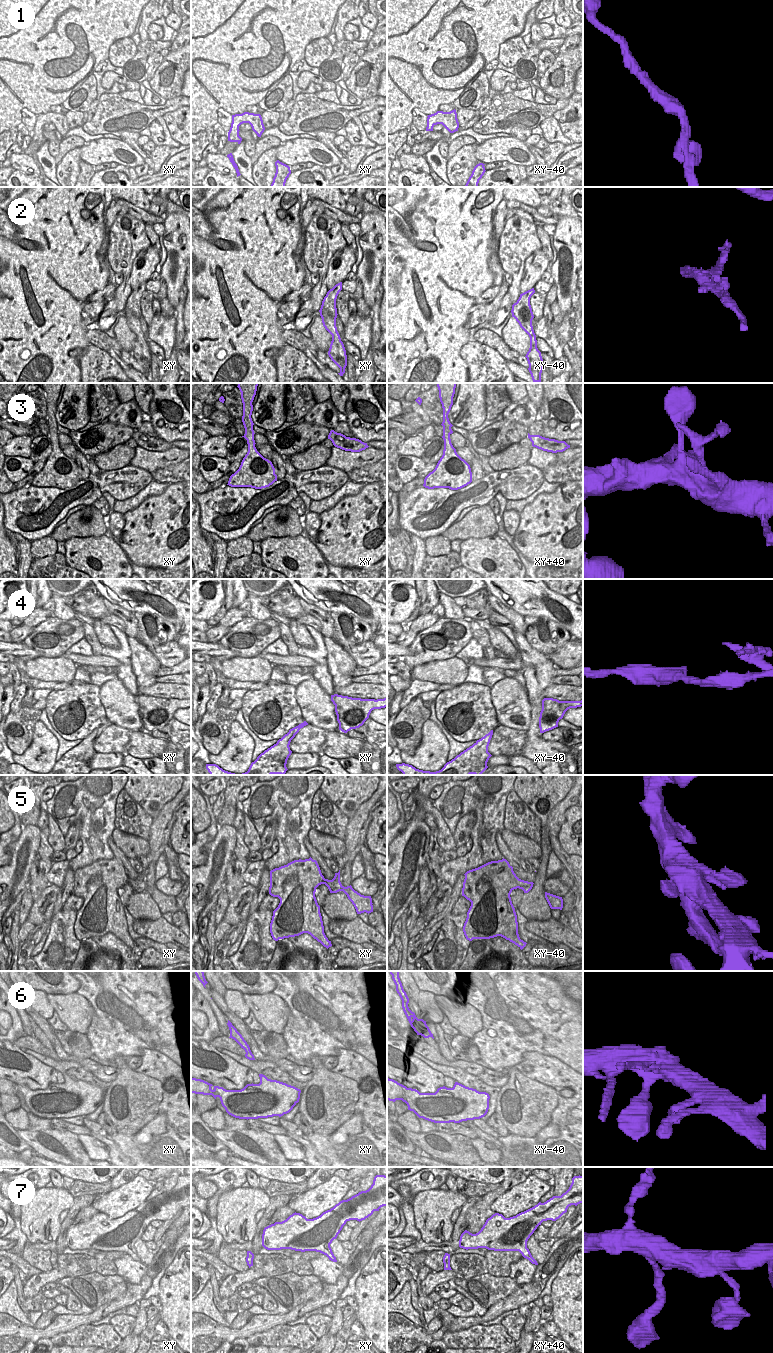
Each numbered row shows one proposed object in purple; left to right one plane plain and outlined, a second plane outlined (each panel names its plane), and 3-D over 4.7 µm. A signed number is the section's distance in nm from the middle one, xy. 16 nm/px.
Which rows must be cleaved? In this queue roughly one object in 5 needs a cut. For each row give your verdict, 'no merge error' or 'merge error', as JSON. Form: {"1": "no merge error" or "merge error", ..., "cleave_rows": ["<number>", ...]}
{"1": "no merge error", "2": "merge error", "3": "no merge error", "4": "no merge error", "5": "no merge error", "6": "no merge error", "7": "no merge error", "cleave_rows": ["2"]}

